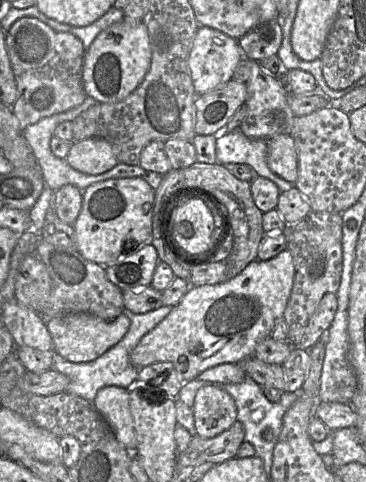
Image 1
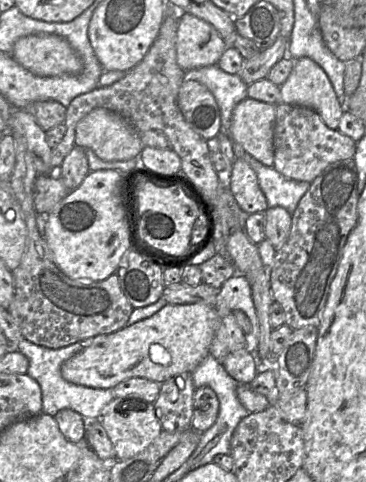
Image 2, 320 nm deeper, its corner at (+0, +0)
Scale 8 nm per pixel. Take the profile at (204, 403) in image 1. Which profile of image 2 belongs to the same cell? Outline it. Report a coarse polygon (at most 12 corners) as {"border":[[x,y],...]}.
{"border":[[210,387],[195,389],[191,428],[215,423],[218,398]]}

